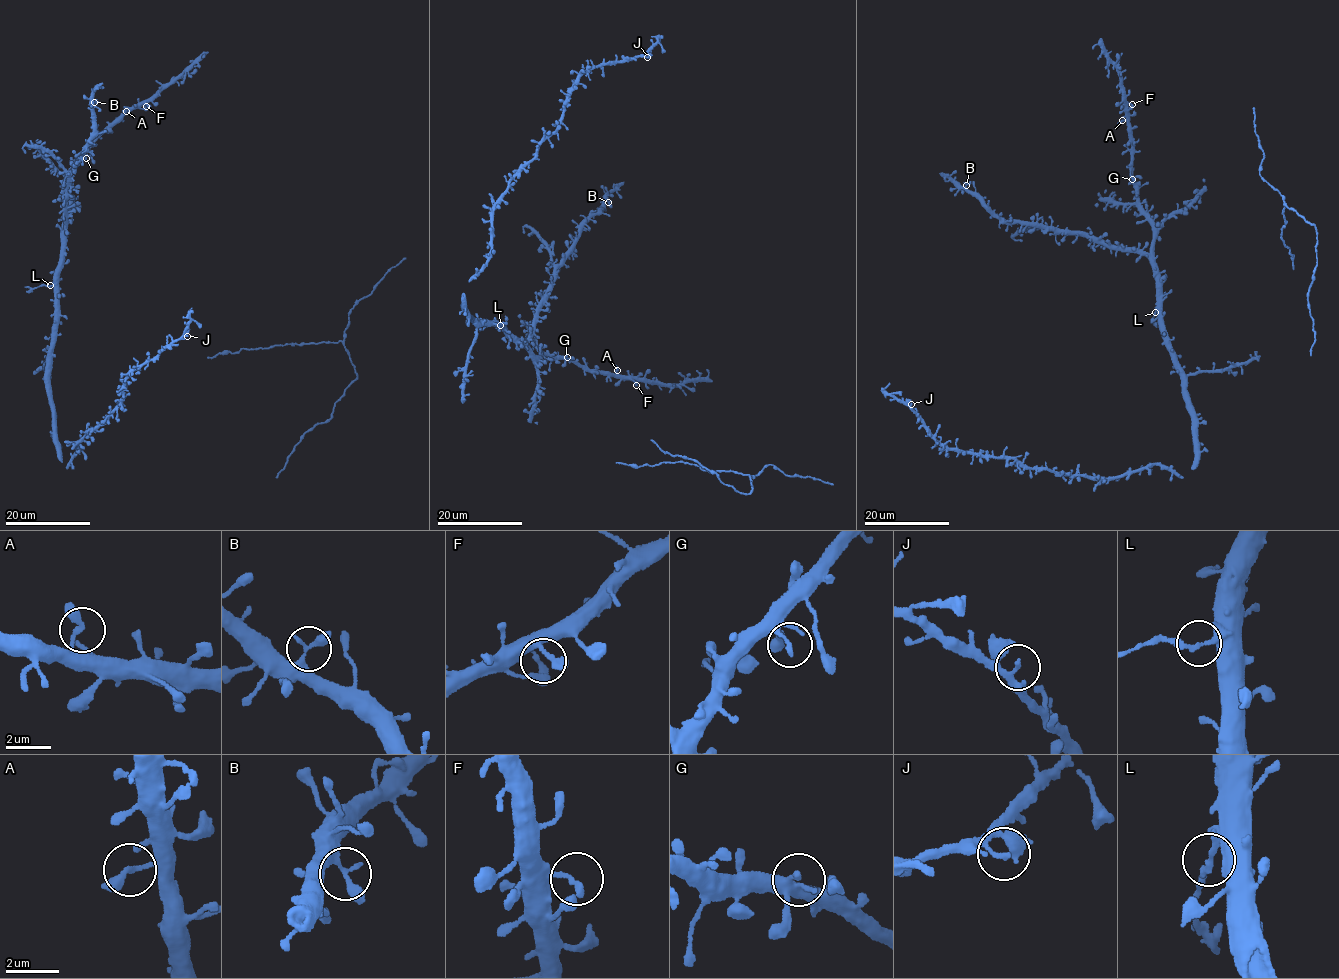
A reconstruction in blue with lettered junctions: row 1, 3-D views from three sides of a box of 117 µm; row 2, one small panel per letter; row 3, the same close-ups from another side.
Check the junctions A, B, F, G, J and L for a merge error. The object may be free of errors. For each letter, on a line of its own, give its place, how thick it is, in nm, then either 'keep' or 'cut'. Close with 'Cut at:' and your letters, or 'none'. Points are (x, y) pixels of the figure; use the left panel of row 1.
A: at (126, 111); 280 nm thick; keep
B: at (94, 102); 280 nm thick; keep
F: at (146, 106); 220 nm thick; keep
G: at (86, 158); 160 nm thick; keep
J: at (187, 336); 180 nm thick; keep
L: at (50, 285); 200 nm thick; cut
Cut at: L

